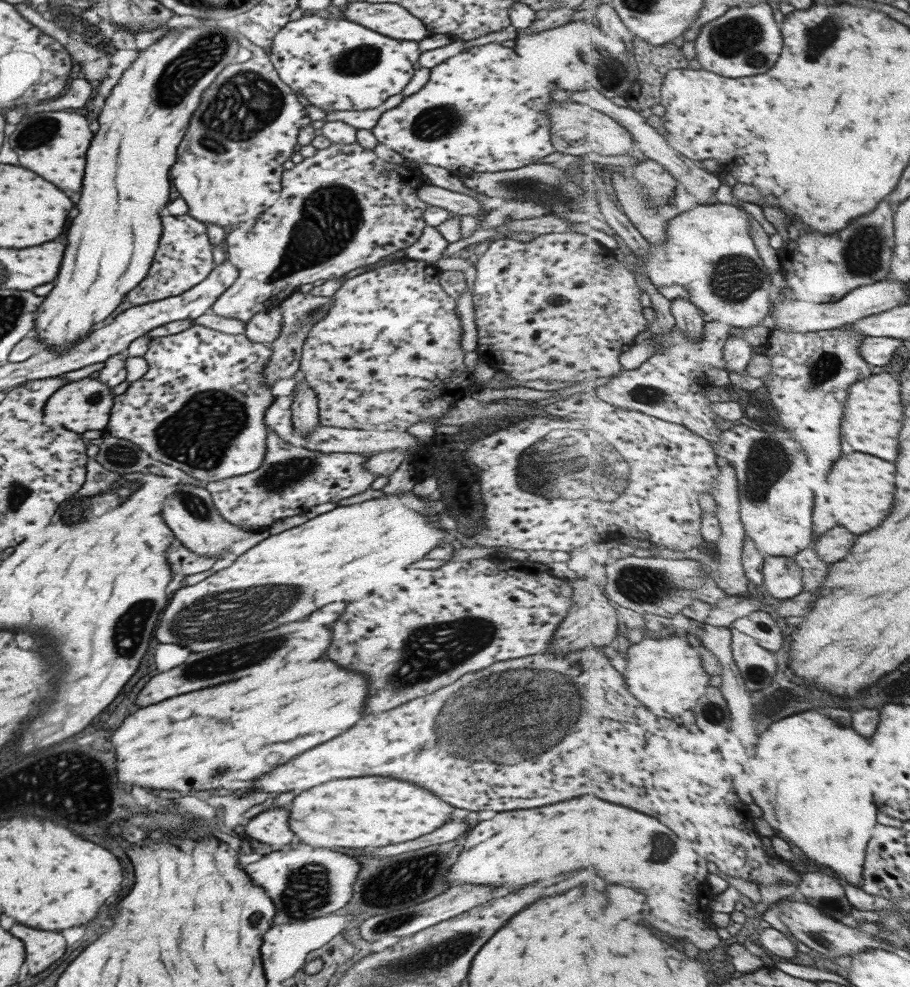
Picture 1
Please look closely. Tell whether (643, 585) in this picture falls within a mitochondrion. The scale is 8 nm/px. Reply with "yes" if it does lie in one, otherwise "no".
yes

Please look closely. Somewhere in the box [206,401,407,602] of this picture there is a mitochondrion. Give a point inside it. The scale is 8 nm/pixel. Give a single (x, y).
(284, 475)

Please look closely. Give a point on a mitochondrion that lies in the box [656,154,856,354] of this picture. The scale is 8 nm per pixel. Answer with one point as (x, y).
(732, 279)

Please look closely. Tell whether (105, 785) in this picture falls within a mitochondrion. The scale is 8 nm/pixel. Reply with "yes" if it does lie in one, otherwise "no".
yes

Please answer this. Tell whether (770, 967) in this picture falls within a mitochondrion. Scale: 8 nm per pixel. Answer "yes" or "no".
no

